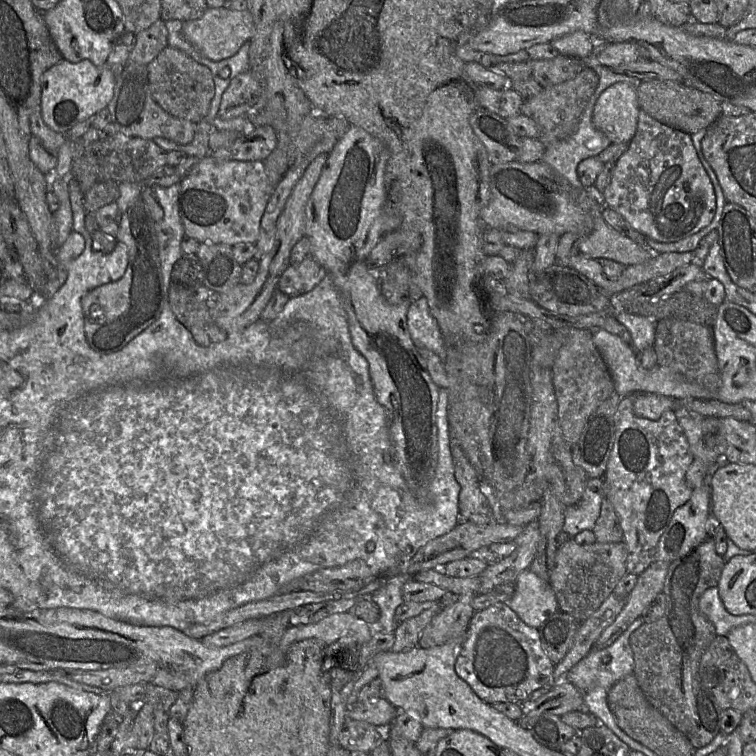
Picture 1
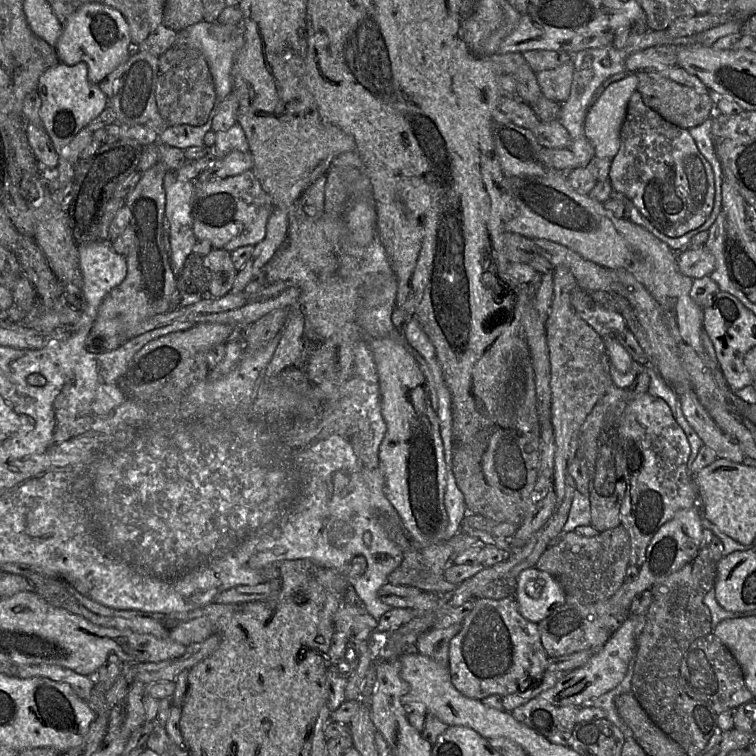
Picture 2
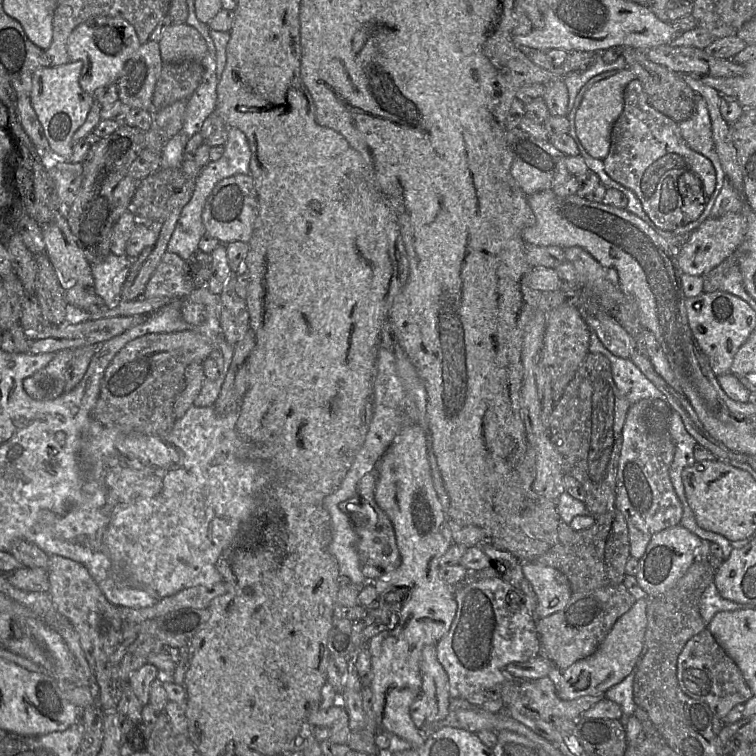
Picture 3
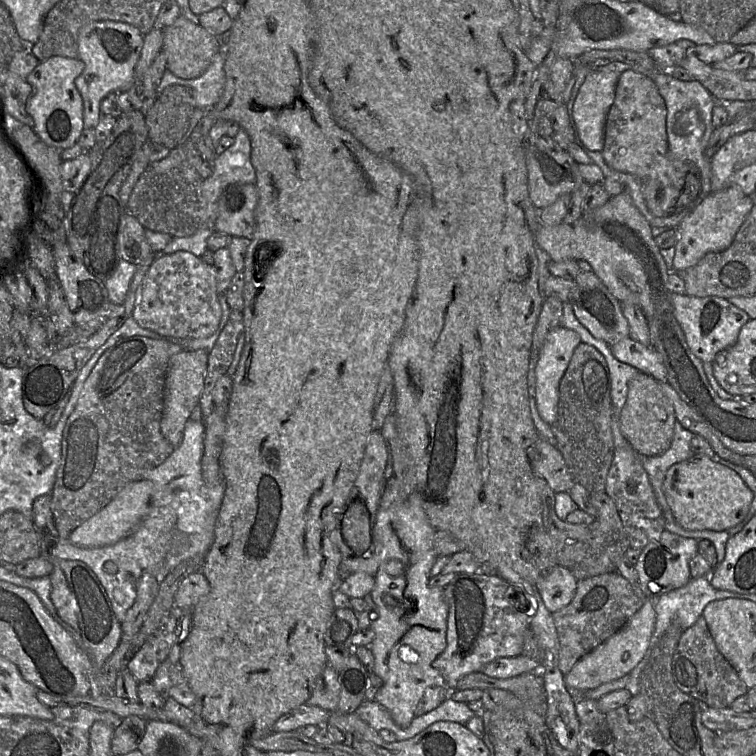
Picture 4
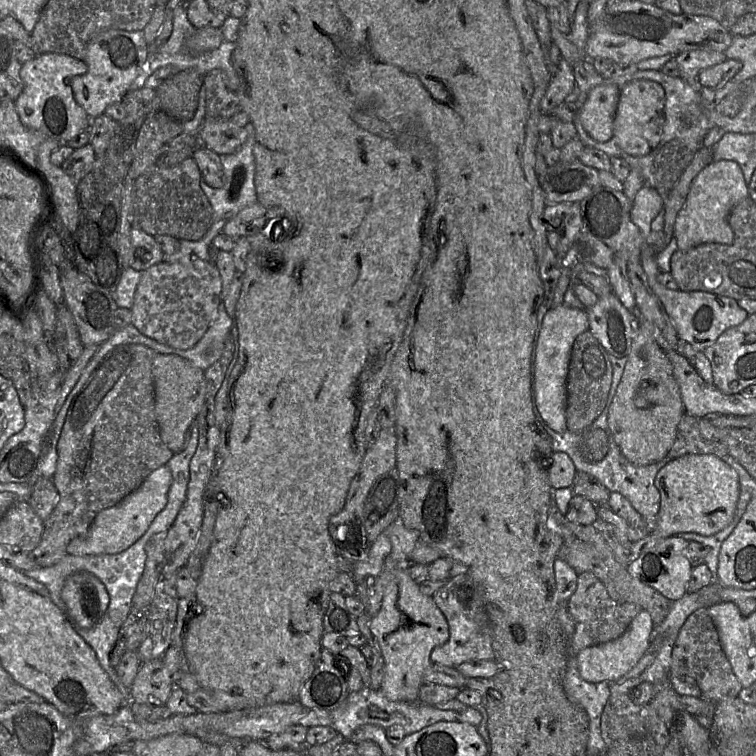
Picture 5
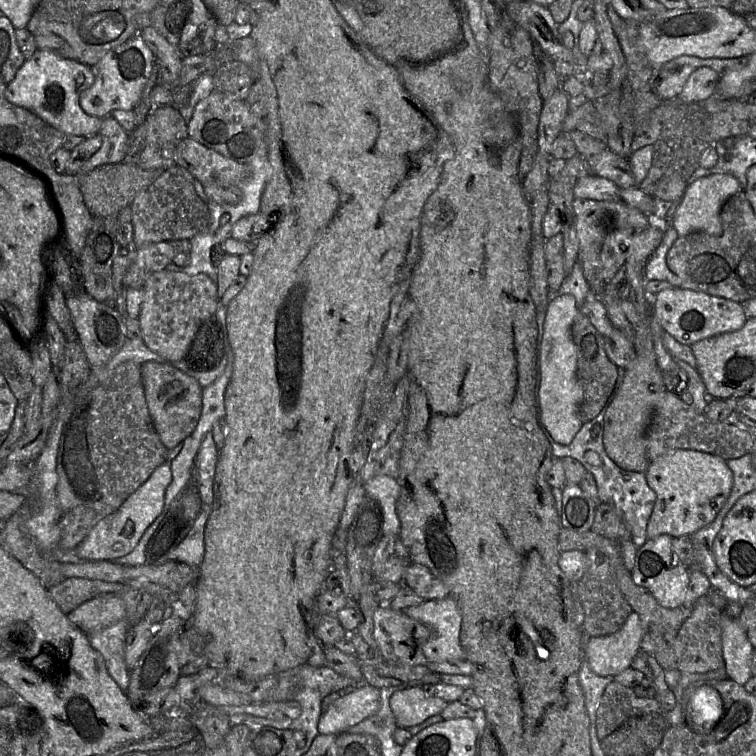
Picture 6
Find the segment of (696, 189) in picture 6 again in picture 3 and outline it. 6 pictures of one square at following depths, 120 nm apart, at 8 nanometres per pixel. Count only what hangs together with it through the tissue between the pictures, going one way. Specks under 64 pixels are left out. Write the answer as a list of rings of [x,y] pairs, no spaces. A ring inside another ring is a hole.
[[[728,213],[719,218],[709,217],[689,234],[688,243],[681,248],[677,265],[685,275],[704,276],[731,255],[744,240],[747,222],[742,213]]]

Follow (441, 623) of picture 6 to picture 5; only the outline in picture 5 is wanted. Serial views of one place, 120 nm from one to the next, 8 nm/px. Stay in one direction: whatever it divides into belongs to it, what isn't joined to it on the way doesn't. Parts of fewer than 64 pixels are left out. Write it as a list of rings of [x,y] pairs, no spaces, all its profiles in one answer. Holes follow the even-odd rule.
[[[467,573],[448,579],[445,585],[436,591],[434,602],[444,615],[449,638],[445,644],[436,647],[430,655],[433,665],[457,668],[460,664],[473,660],[496,660],[489,618],[482,596]]]

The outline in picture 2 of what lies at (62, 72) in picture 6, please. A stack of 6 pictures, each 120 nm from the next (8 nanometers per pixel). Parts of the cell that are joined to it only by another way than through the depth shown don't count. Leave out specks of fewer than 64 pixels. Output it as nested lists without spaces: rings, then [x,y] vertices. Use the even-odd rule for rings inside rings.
[[[58,62],[40,76],[37,85],[37,92],[41,99],[39,113],[41,123],[59,156],[57,168],[47,172],[54,172],[60,185],[72,183],[75,165],[62,156],[62,150],[82,128],[85,128],[109,105],[109,98],[97,84],[89,82],[87,75],[88,66],[85,62],[72,66]]]

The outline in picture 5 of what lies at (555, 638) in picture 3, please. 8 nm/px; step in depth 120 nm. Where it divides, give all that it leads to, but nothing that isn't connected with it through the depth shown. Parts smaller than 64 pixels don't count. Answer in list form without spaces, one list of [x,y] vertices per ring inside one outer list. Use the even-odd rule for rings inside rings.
[[[590,572],[578,574],[576,590],[566,606],[573,620],[573,635],[567,643],[567,651],[570,655],[577,655],[584,648],[619,638],[642,610],[638,604],[614,600],[605,585]]]

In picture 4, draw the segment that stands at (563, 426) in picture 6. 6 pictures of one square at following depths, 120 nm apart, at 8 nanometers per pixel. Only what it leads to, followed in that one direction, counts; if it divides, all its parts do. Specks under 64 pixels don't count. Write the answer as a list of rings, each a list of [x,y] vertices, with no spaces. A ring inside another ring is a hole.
[[[558,325],[546,336],[535,366],[536,403],[549,425],[558,417],[559,386],[575,348],[582,342],[577,332]]]

